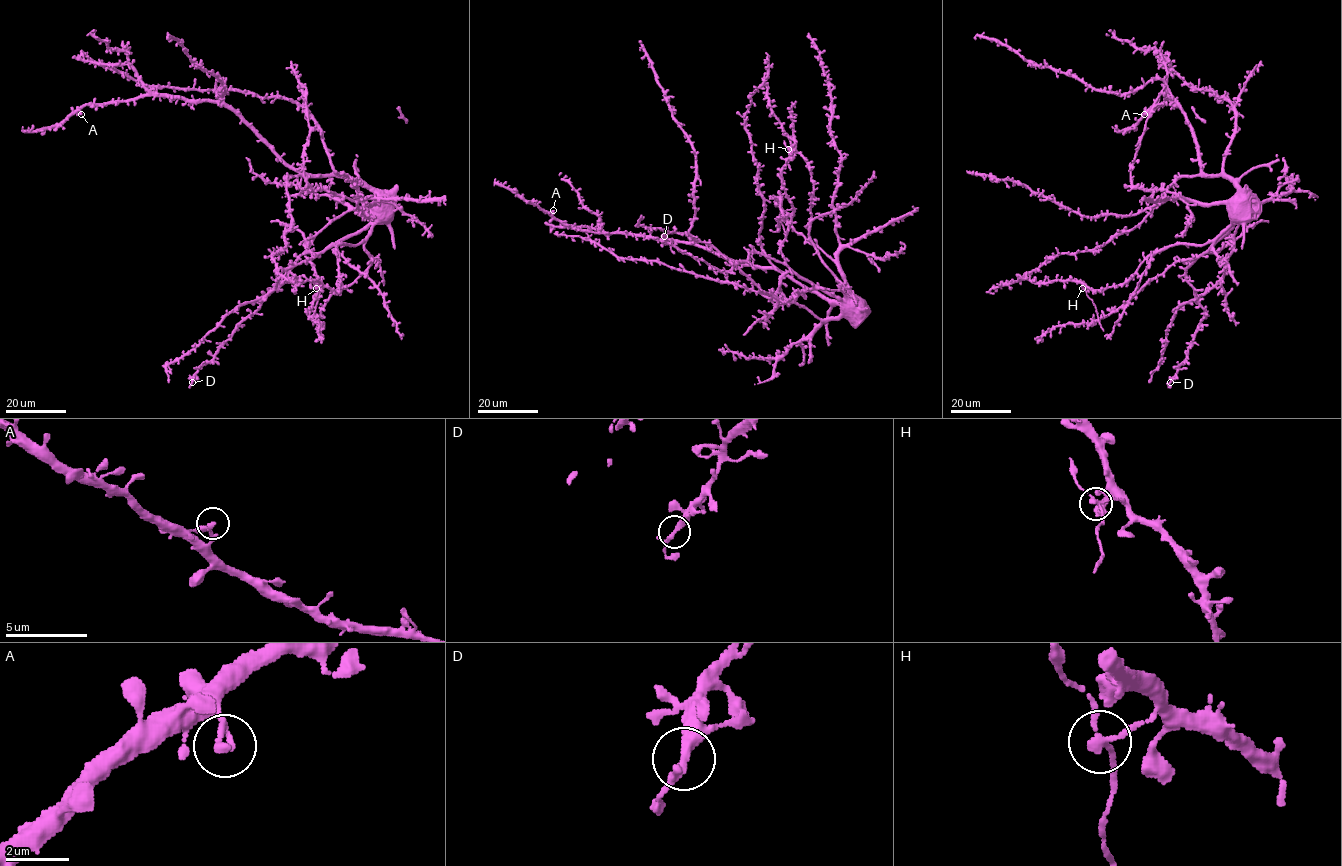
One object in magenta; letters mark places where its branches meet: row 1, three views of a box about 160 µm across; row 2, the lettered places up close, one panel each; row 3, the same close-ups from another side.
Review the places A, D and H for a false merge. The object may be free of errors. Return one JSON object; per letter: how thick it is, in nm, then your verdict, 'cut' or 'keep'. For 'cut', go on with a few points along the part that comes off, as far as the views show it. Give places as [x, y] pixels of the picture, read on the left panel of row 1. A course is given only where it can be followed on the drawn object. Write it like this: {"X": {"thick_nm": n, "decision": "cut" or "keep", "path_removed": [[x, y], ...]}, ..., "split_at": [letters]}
{"A": {"thick_nm": 190, "decision": "keep"}, "D": {"thick_nm": 240, "decision": "keep"}, "H": {"thick_nm": 190, "decision": "keep"}, "split_at": []}

